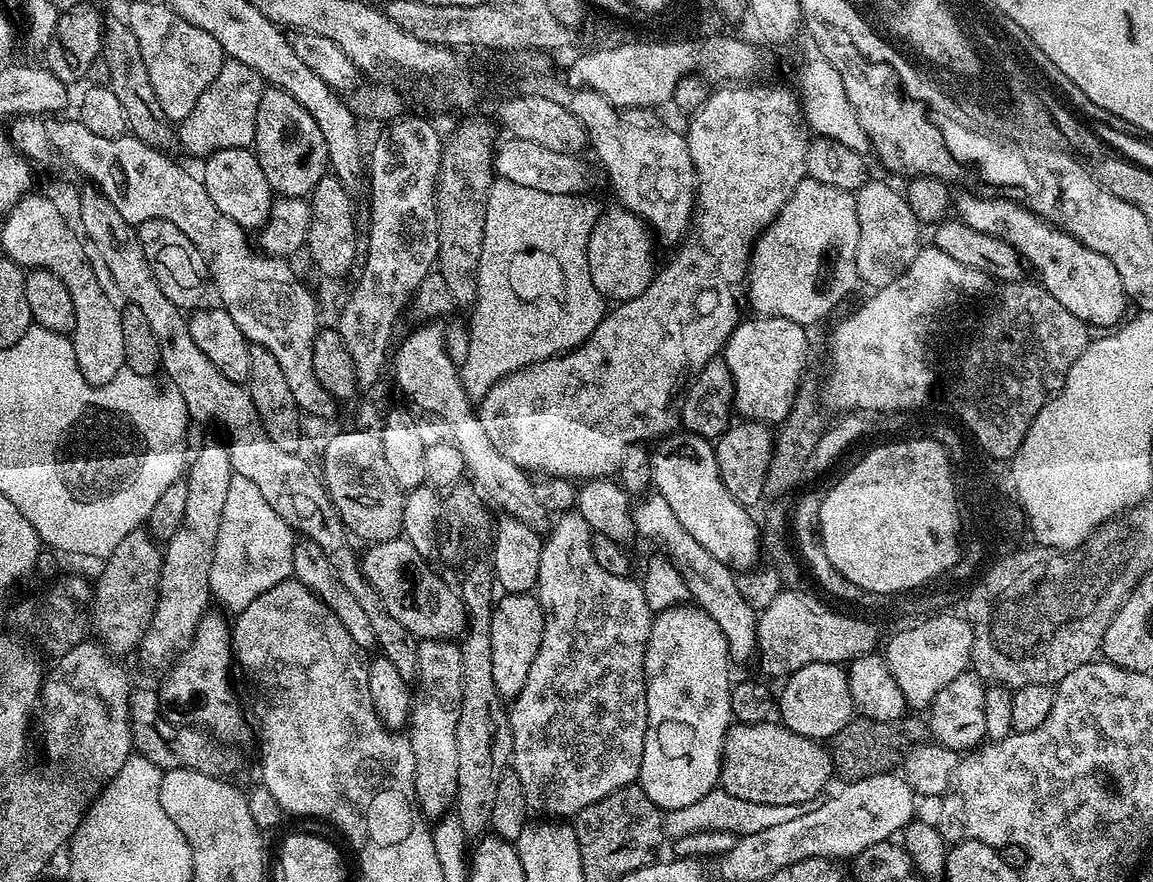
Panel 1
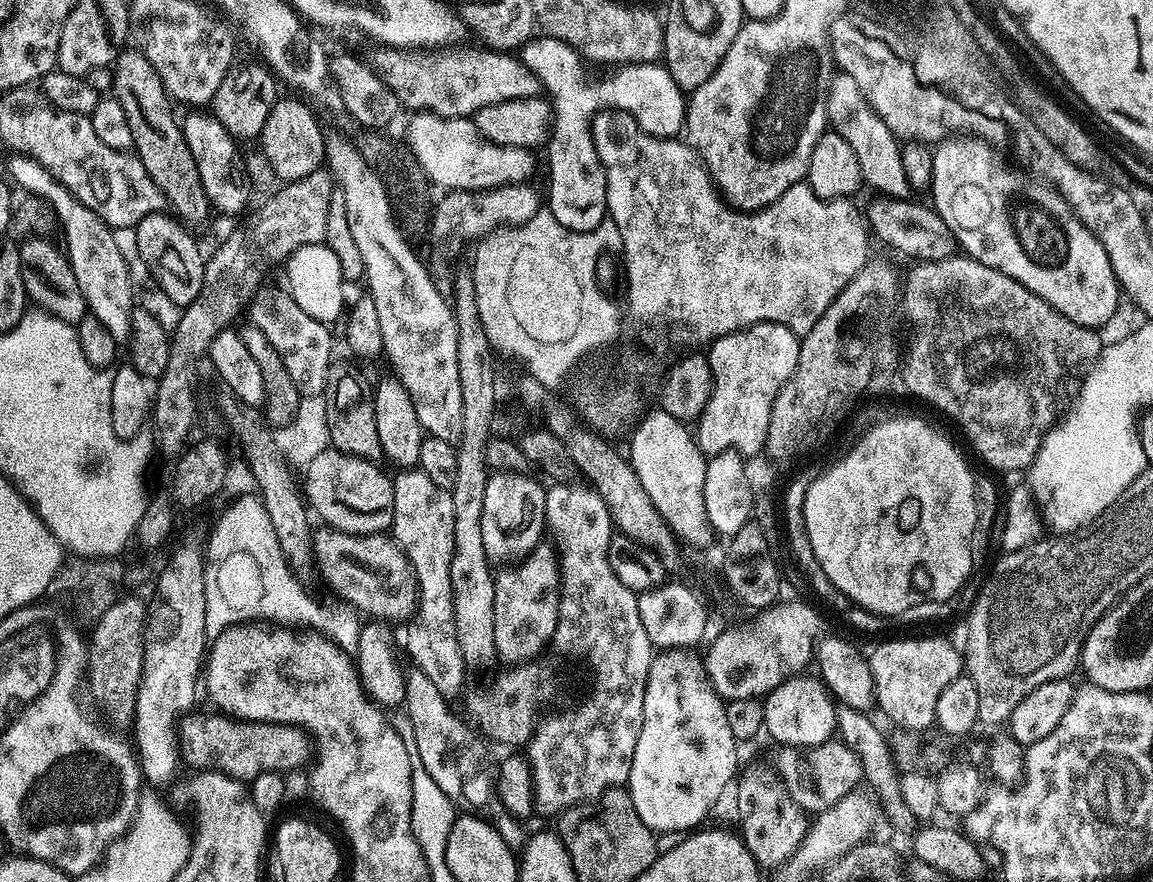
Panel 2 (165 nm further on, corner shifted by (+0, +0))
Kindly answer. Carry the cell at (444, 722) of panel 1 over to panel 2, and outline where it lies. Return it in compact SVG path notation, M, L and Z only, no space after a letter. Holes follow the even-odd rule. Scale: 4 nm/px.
M419 466L397 471L392 485L394 518L390 532L406 554L412 572L416 575L416 610L407 621L408 629L404 636L402 632L402 648L407 659L409 656L414 667L422 670L422 674L426 674L426 678L438 686L445 698L453 698L465 687L466 665L458 644L450 578L450 564L454 558L452 493L437 486Z

